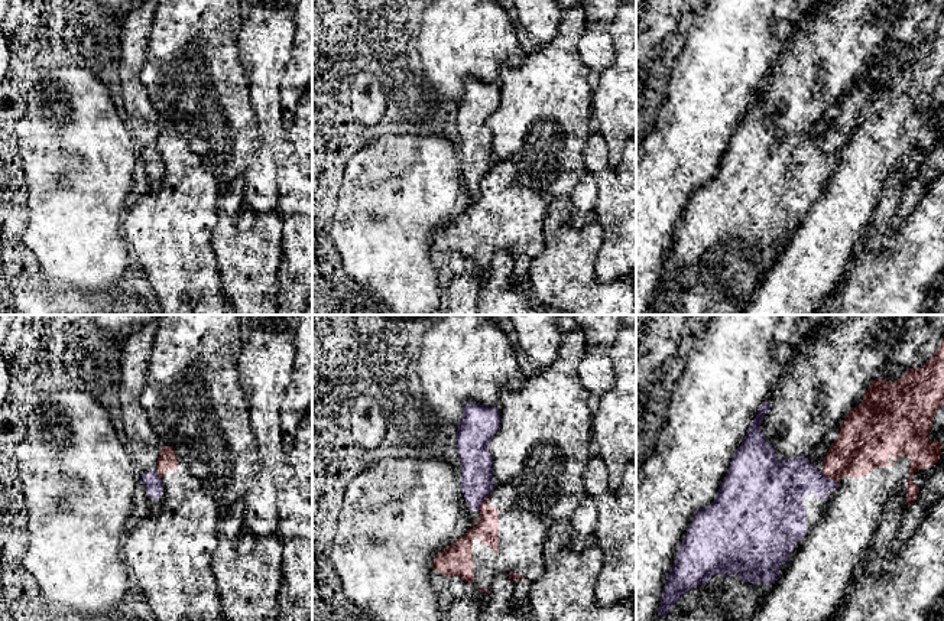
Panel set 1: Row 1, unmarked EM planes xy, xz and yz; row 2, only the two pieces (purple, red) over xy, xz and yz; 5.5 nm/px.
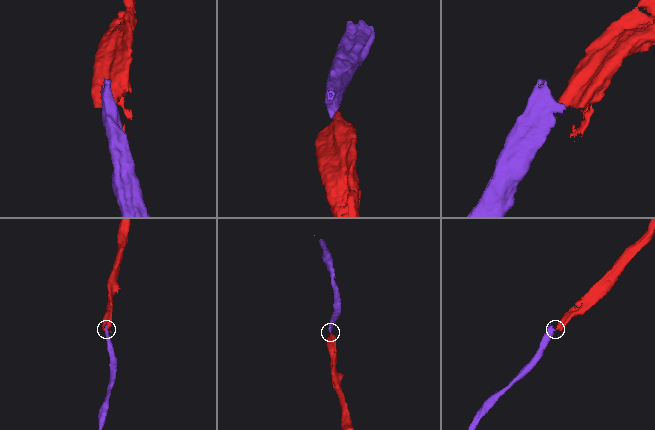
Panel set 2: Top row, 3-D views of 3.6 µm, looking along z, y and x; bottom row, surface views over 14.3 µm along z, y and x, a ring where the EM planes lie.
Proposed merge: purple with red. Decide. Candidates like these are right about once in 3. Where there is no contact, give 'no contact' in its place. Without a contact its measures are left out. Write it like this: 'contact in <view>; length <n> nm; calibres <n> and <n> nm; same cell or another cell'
contact in xz; length 130 nm; calibres 180 and 140 nm; another cell

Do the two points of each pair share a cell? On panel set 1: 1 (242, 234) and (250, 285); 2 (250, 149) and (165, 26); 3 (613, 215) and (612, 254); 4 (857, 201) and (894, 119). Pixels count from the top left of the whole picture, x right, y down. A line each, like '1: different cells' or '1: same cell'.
1: same cell
2: same cell
3: same cell
4: same cell

